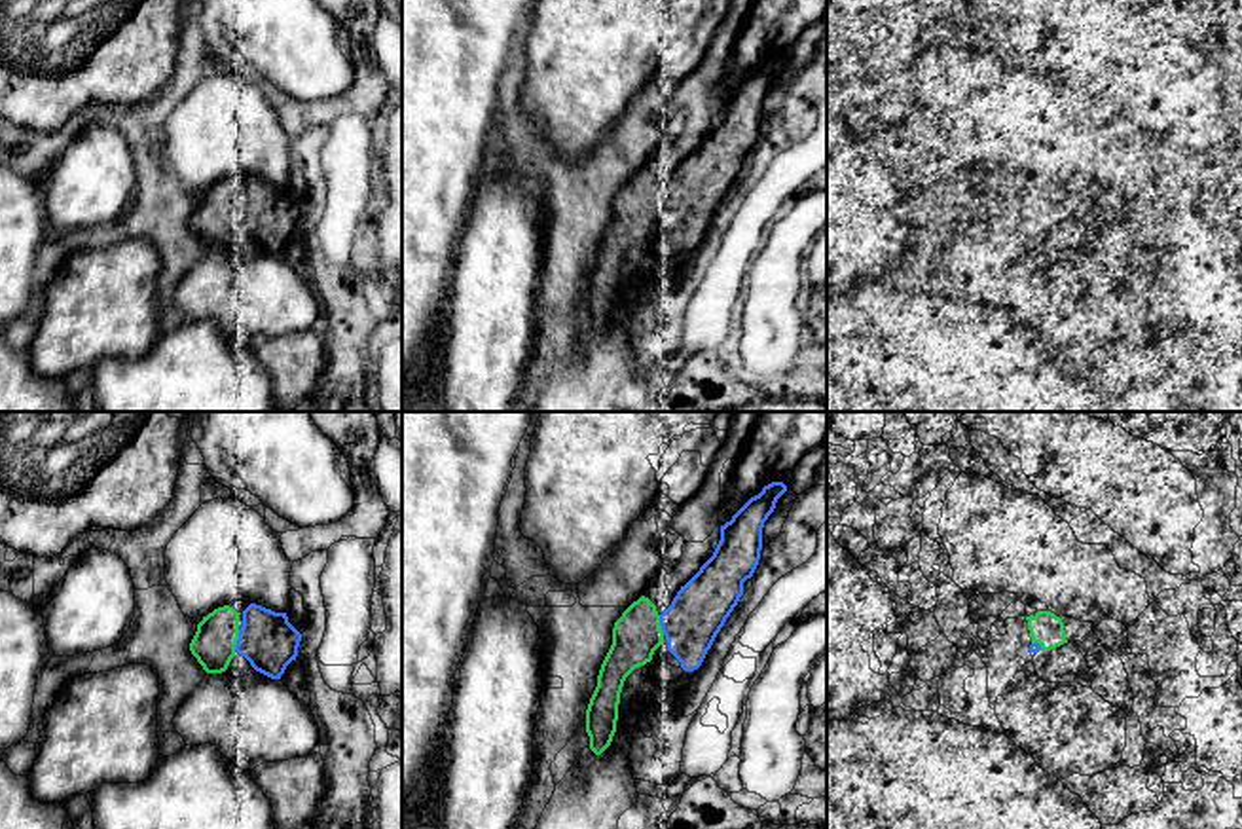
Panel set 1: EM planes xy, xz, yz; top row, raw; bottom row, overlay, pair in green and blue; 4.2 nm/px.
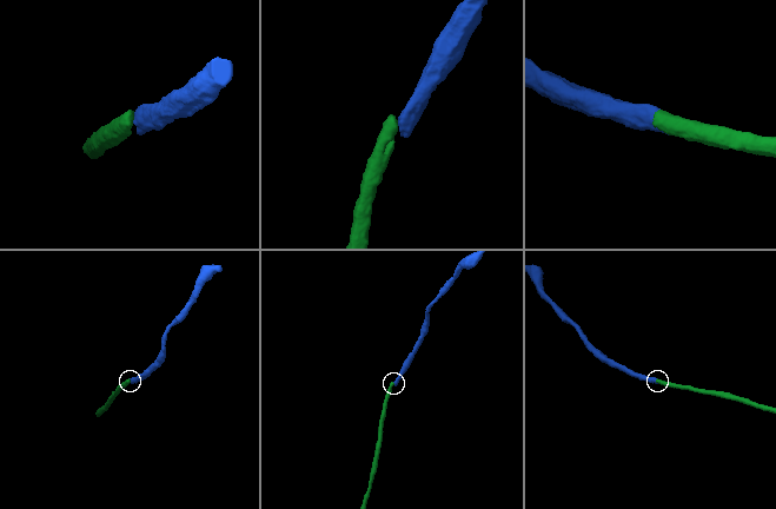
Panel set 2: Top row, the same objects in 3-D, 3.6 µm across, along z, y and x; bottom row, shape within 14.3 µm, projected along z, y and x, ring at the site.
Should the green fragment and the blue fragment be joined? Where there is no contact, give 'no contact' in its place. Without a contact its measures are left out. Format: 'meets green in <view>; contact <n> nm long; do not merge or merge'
meets green in xy; contact 90 nm long; merge

